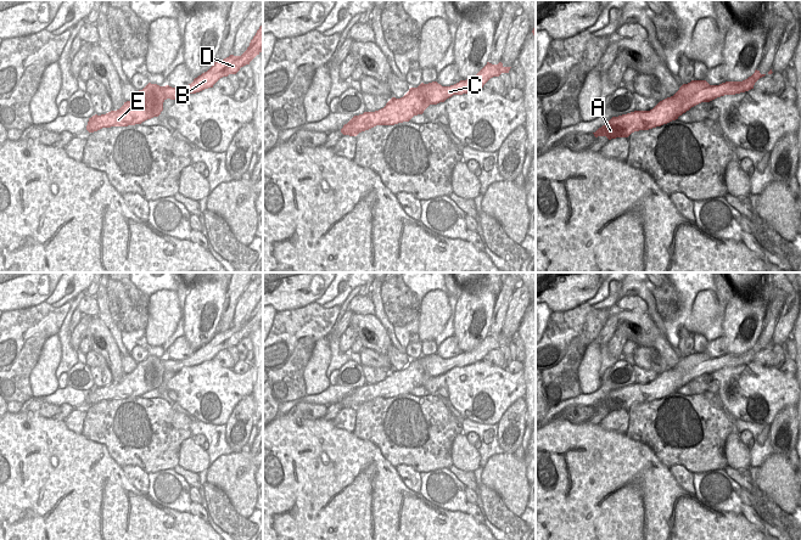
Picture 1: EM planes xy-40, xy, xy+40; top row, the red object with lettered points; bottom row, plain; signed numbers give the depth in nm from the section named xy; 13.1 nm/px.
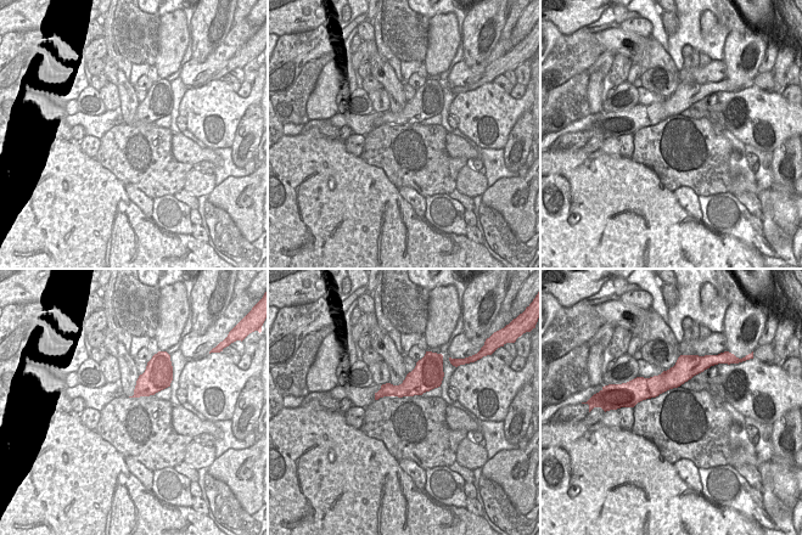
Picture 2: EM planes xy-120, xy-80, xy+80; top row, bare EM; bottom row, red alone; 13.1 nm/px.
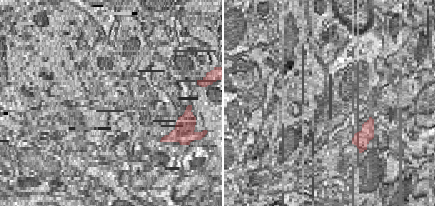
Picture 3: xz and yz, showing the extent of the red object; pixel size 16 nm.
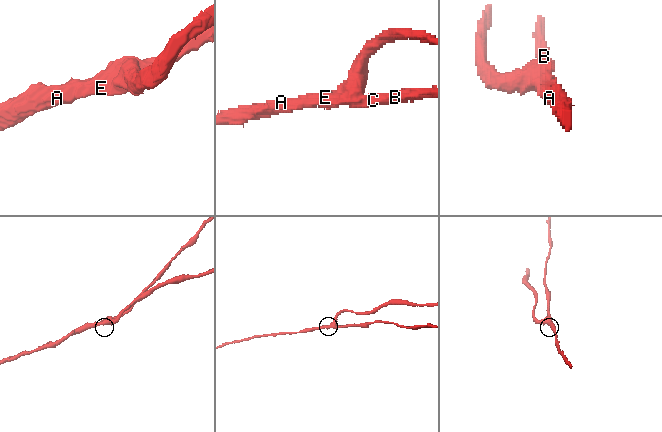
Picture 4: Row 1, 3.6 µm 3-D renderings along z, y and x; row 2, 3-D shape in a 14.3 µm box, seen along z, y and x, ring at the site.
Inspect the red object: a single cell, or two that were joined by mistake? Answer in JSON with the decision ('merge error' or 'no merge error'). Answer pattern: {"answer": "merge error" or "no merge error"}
{"answer": "merge error"}

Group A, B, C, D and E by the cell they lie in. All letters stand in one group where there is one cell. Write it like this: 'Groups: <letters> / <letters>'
Groups: A E / B C D.

